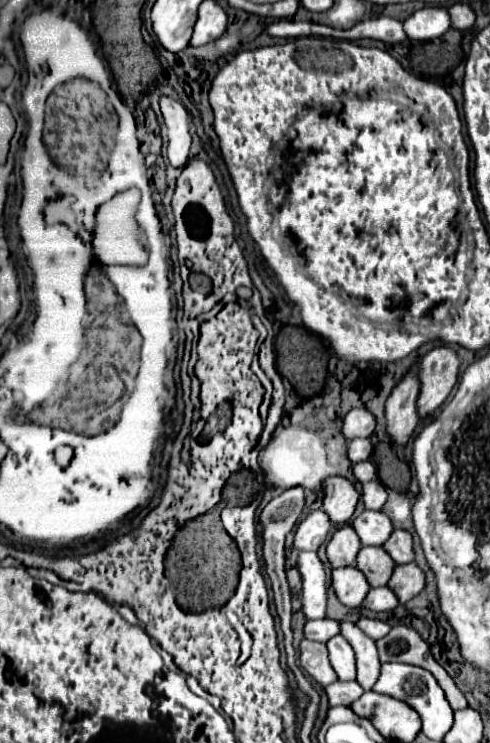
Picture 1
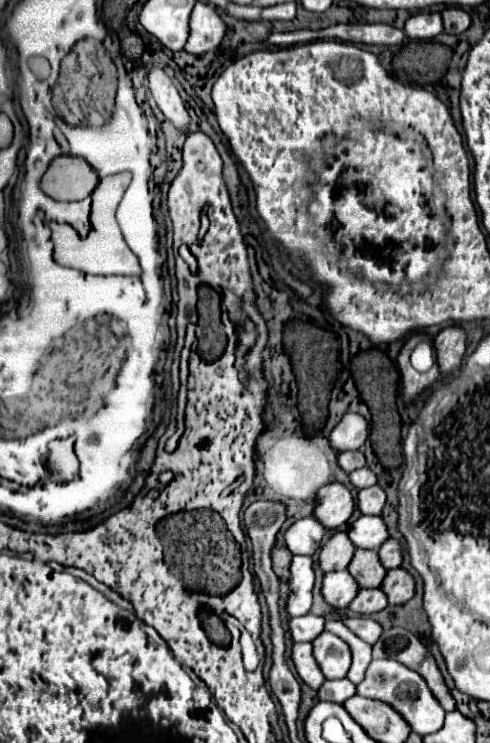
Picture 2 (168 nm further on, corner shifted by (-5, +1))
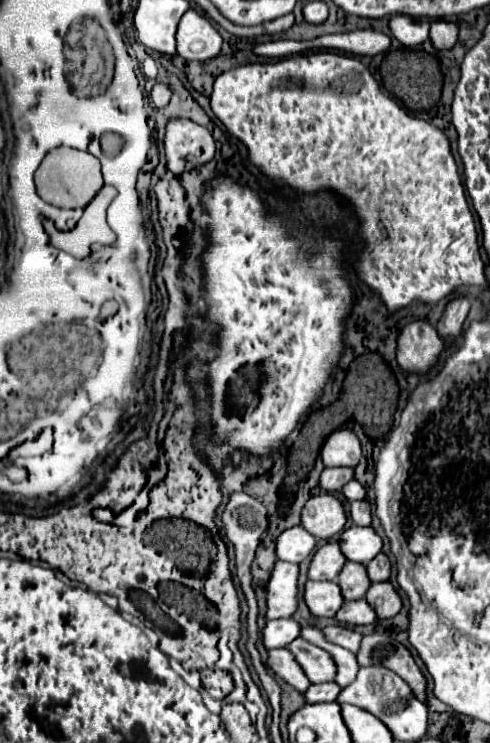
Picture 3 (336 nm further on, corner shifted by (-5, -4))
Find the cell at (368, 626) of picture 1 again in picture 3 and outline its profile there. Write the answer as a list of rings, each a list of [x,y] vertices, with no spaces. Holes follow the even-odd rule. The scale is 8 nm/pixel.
[[[329,625],[329,627],[323,627],[321,631],[325,631],[325,639],[329,639],[331,643],[337,643],[339,647],[345,647],[347,651],[353,651],[353,653],[359,651],[361,635],[357,631],[343,625]]]

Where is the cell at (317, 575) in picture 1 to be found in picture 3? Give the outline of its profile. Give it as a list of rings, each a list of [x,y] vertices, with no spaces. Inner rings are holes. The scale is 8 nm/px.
[[[277,561],[271,577],[265,585],[267,619],[291,617],[297,609],[297,575],[299,567],[295,563]]]

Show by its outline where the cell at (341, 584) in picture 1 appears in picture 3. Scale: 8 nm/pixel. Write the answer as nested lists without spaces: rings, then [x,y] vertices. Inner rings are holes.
[[[307,581],[303,599],[313,617],[333,617],[343,605],[341,589],[335,581]]]

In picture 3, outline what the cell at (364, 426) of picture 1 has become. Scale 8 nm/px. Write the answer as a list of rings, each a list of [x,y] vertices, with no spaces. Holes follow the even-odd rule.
[[[341,429],[329,435],[321,449],[325,467],[355,467],[361,459],[361,443],[355,433]]]

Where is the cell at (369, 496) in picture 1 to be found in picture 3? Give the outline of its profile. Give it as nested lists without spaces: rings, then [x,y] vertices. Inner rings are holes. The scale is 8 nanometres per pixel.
[[[353,501],[351,503],[351,519],[353,519],[353,523],[355,525],[361,525],[361,527],[365,527],[365,525],[369,525],[371,523],[371,505],[369,505],[369,501]]]

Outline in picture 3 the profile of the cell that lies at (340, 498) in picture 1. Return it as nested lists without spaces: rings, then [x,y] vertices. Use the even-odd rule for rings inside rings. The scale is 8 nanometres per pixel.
[[[331,493],[311,497],[301,511],[301,527],[305,527],[315,539],[329,539],[341,533],[343,525],[345,525],[343,505]]]

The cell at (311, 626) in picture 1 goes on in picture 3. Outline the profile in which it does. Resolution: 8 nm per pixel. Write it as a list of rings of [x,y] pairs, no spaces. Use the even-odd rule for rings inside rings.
[[[275,619],[267,621],[263,629],[263,645],[265,649],[275,649],[275,647],[285,647],[293,639],[299,637],[301,625],[293,619]]]

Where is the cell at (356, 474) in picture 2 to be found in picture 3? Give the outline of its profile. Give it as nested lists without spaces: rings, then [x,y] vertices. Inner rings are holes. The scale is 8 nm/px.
[[[349,481],[345,487],[343,487],[343,495],[345,499],[351,503],[351,501],[357,501],[357,499],[365,499],[365,487],[359,483],[359,481]]]

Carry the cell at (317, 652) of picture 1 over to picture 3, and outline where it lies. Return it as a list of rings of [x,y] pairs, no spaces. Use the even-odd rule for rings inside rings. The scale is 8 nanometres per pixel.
[[[271,649],[269,657],[267,657],[267,667],[273,671],[275,677],[283,679],[291,687],[295,687],[299,693],[305,693],[307,687],[311,685],[287,649]]]

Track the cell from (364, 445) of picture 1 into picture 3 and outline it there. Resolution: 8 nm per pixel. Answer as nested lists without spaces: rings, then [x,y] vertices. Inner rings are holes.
[[[337,467],[337,469],[323,469],[319,485],[327,493],[341,491],[349,481],[353,479],[353,469],[349,467]]]

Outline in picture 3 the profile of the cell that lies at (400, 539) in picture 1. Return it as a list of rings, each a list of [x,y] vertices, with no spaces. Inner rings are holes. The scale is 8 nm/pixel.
[[[379,553],[377,557],[371,559],[371,563],[367,565],[367,575],[371,579],[371,583],[381,583],[387,581],[391,575],[391,563],[387,559],[387,555]]]

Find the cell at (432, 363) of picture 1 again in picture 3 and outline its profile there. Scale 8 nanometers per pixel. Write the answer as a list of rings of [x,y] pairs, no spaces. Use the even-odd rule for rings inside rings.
[[[455,297],[445,305],[445,311],[437,323],[437,331],[441,337],[457,337],[463,331],[463,323],[469,313],[469,299],[467,297]]]

